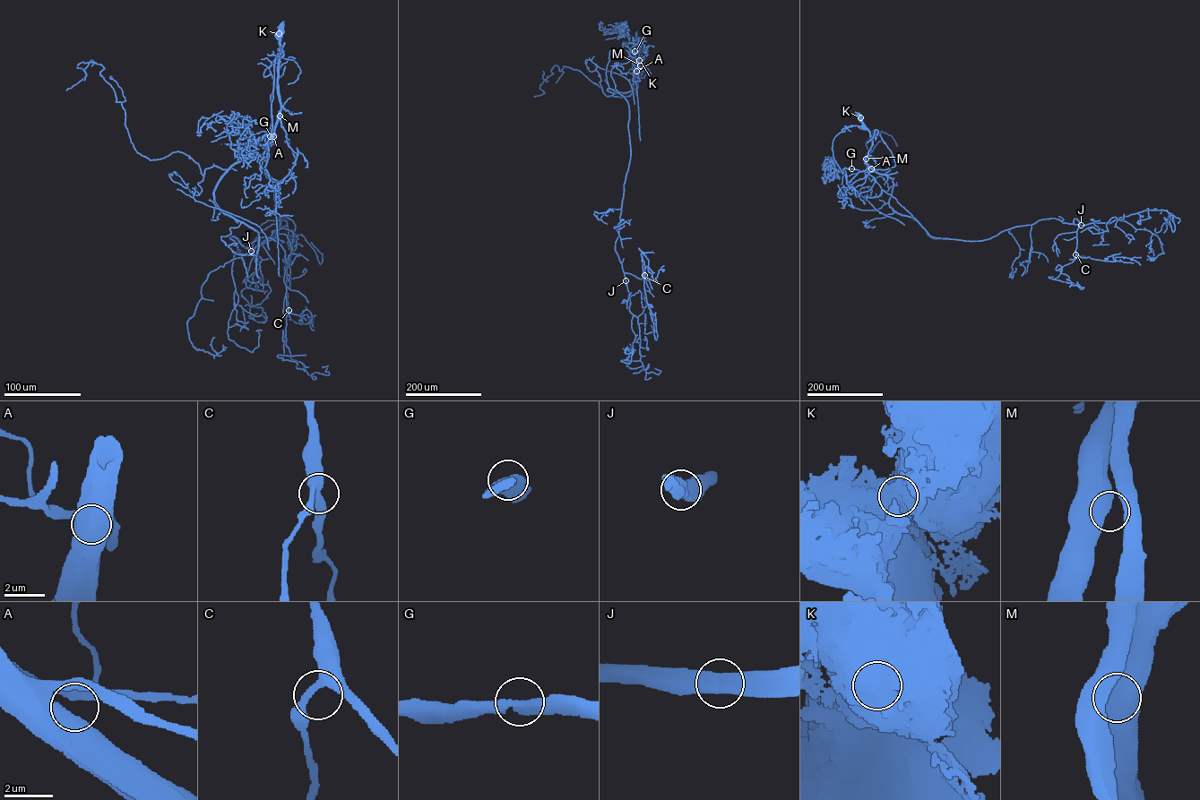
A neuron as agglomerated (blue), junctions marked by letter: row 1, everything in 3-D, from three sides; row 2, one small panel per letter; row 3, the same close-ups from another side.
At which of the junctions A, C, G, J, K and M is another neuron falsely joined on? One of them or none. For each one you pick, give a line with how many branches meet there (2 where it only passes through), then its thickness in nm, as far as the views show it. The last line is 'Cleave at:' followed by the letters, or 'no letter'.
K: 1 branches meet; 1400 nm thick
Cleave at: K

